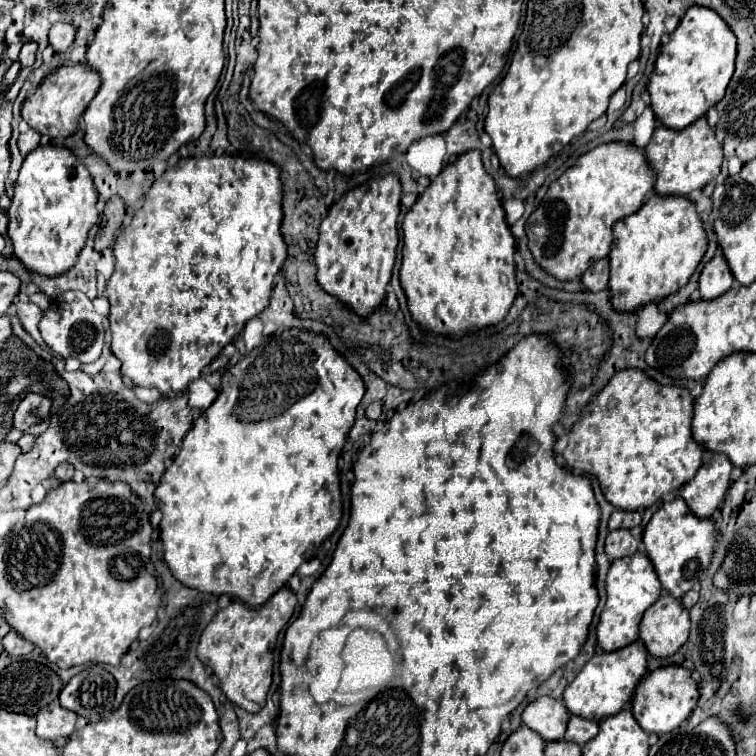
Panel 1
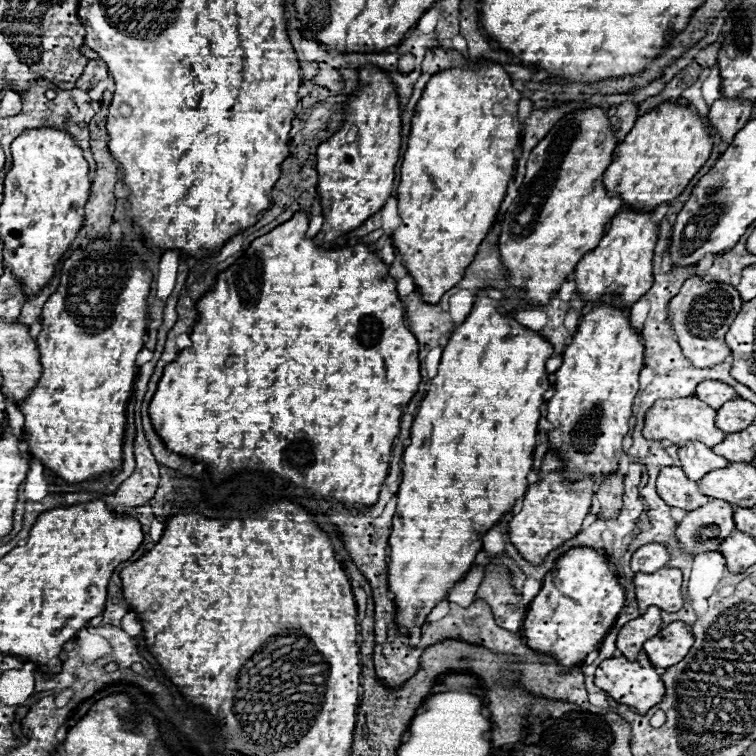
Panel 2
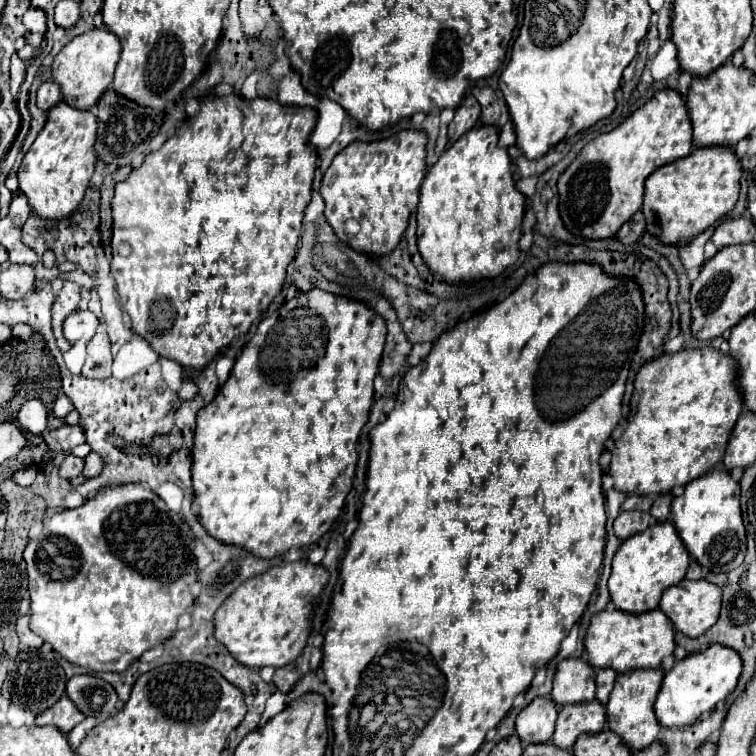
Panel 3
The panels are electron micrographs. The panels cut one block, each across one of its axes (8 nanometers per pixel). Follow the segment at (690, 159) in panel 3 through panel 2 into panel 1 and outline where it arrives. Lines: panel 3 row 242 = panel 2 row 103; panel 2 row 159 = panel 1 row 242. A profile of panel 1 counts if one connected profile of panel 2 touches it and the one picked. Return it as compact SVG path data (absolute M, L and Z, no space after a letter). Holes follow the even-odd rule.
M650 194L644 206L616 222L610 252L610 302L616 310L634 312L652 300L686 286L708 250L702 218L688 198L664 198Z

